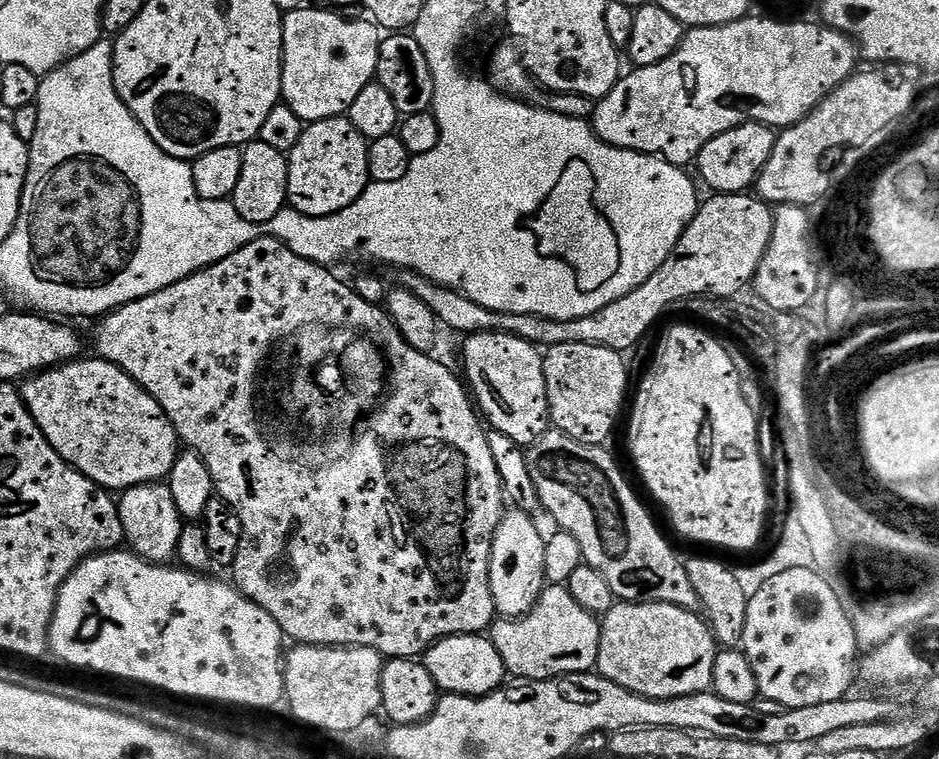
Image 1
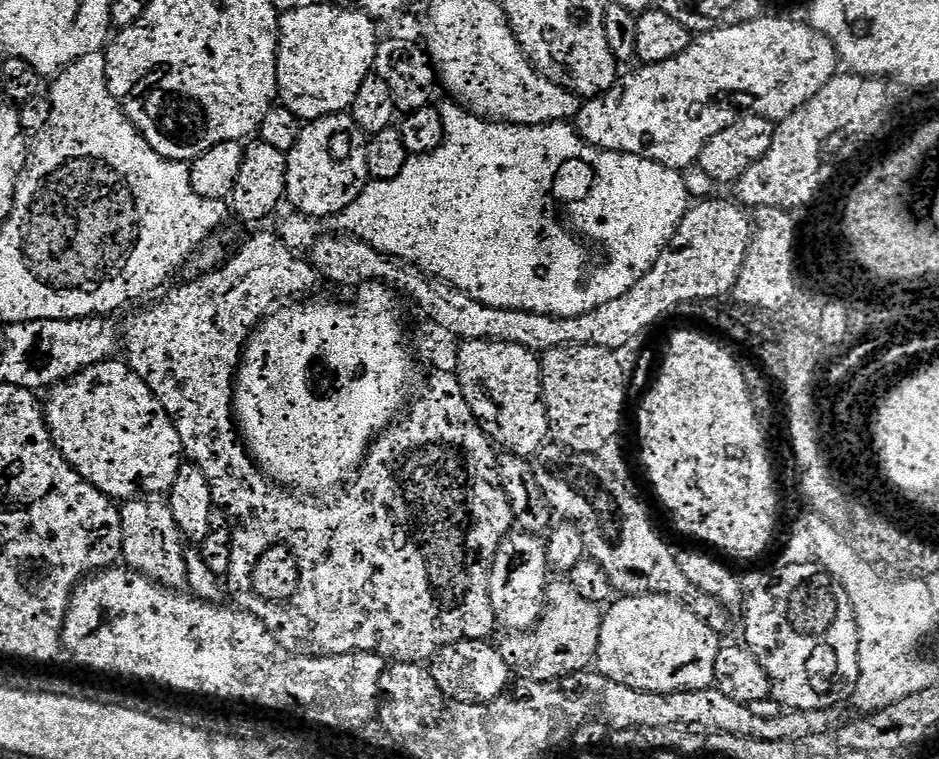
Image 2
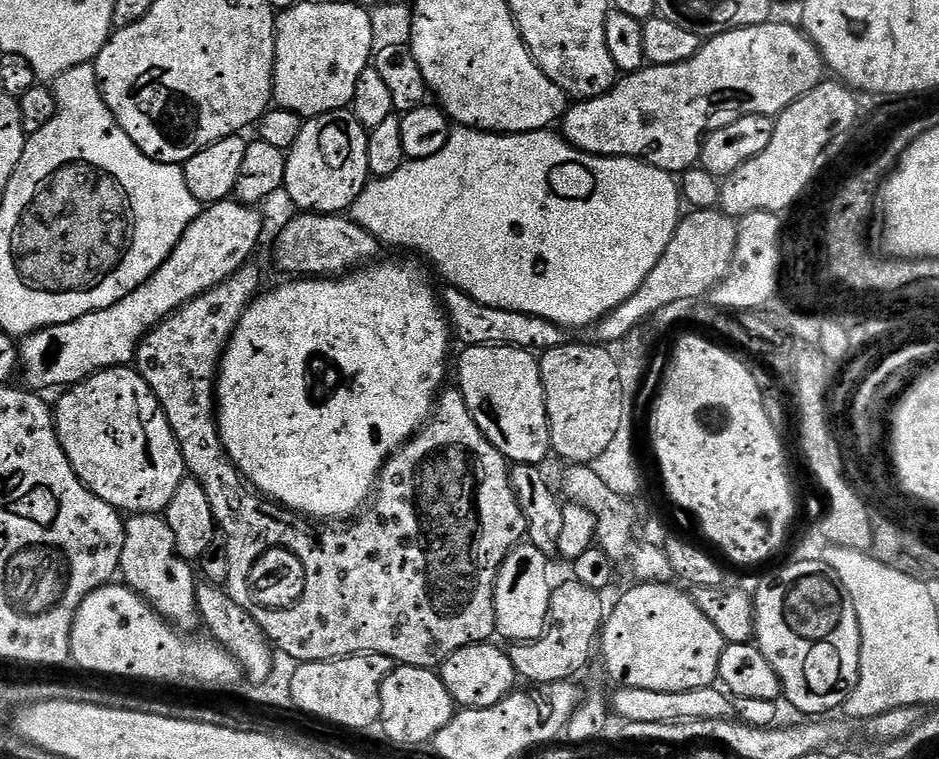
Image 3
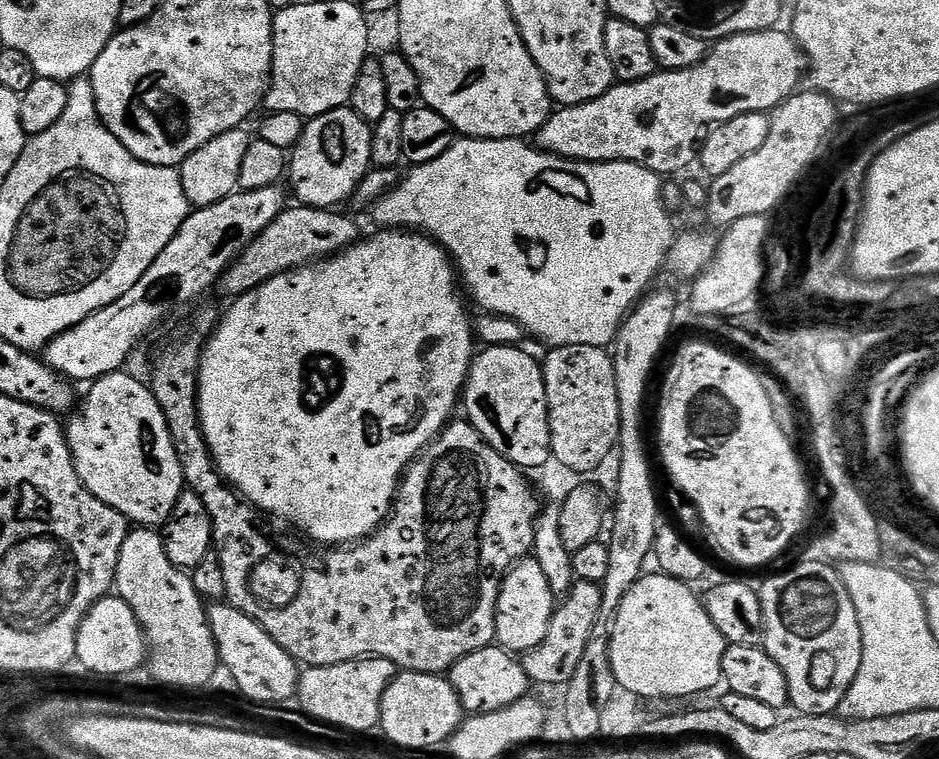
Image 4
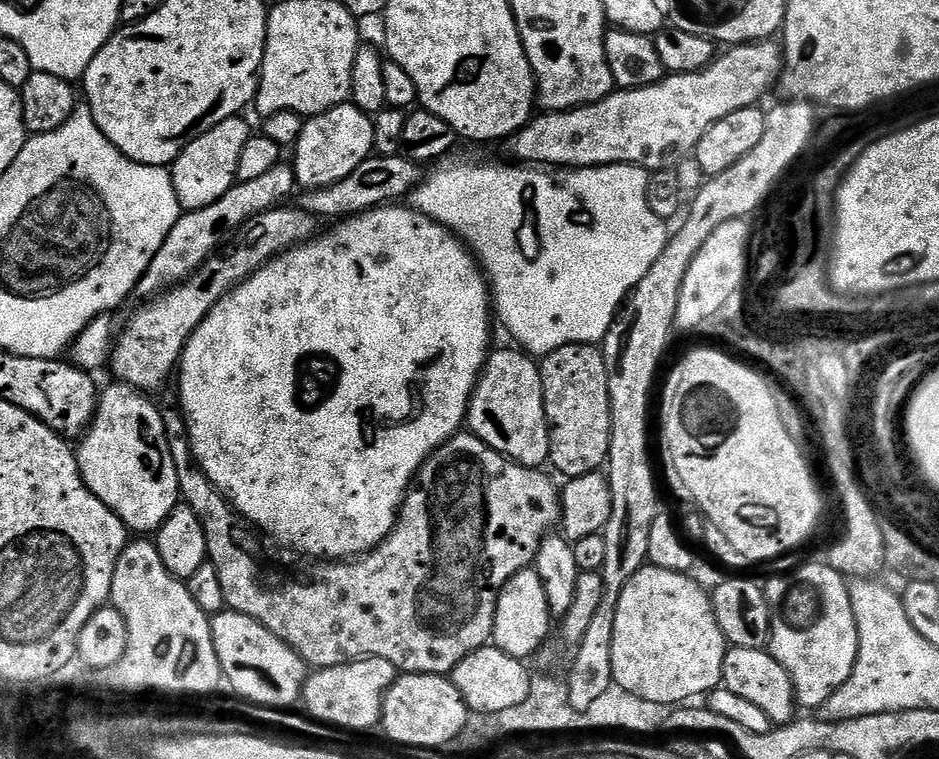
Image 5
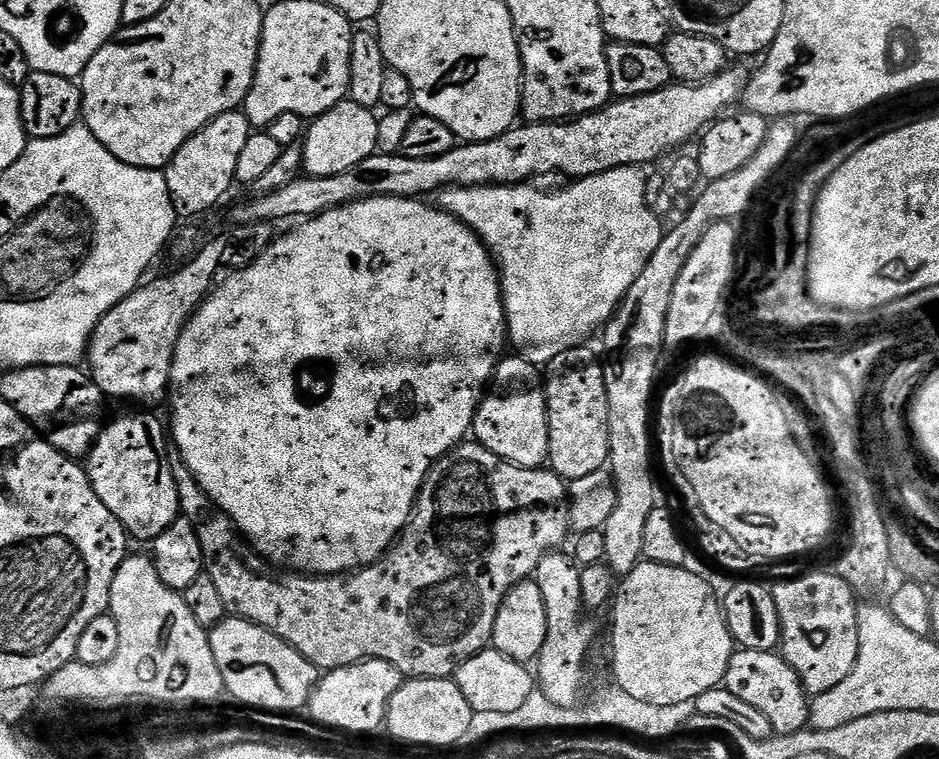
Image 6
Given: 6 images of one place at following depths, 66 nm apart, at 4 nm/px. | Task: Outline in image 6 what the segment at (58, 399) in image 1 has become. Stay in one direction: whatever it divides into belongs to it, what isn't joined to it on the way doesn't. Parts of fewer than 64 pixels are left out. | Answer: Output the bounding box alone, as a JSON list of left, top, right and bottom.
[86,410,181,542]

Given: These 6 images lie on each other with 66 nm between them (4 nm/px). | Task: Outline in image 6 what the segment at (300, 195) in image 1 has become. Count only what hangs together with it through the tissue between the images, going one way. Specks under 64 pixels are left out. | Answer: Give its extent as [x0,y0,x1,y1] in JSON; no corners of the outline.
[302,98,377,176]

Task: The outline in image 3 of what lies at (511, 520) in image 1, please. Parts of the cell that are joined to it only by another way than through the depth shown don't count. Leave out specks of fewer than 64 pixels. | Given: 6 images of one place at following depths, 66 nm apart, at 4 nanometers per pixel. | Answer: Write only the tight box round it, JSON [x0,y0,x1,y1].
[494,542,554,642]

